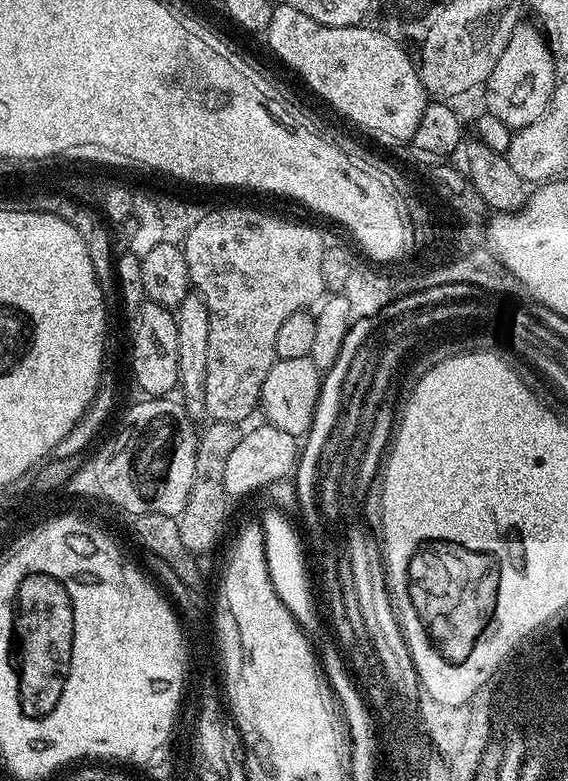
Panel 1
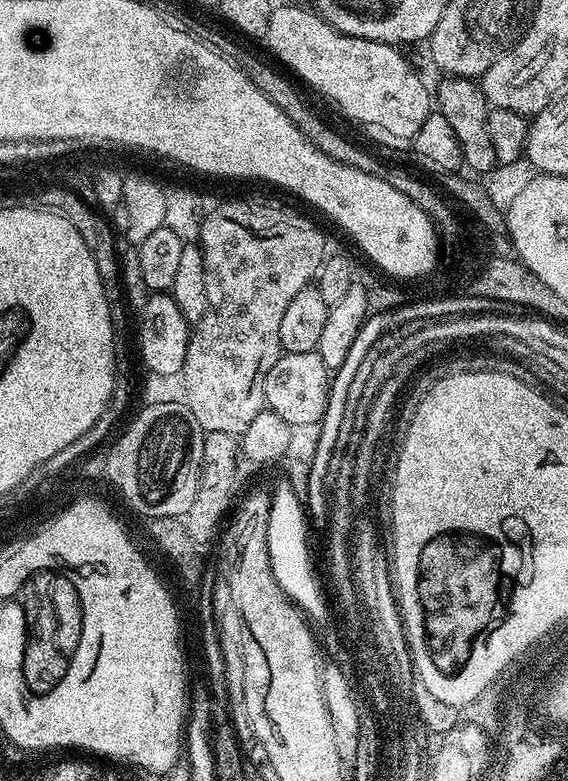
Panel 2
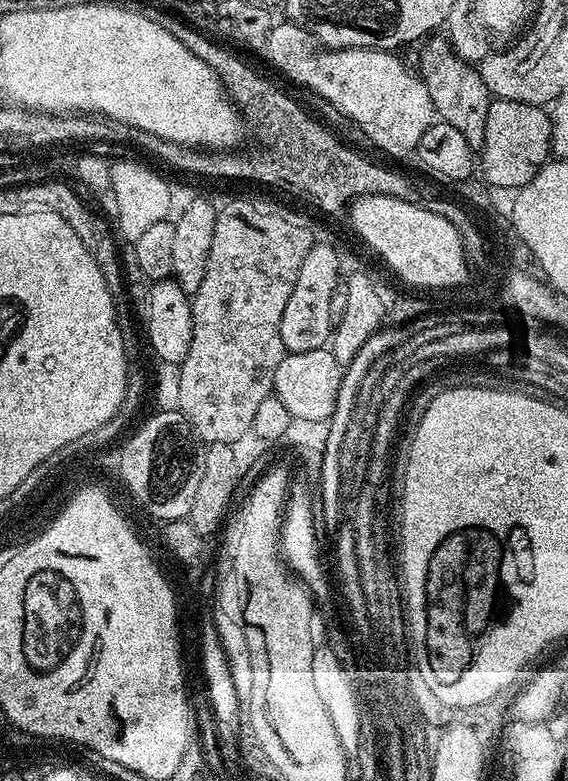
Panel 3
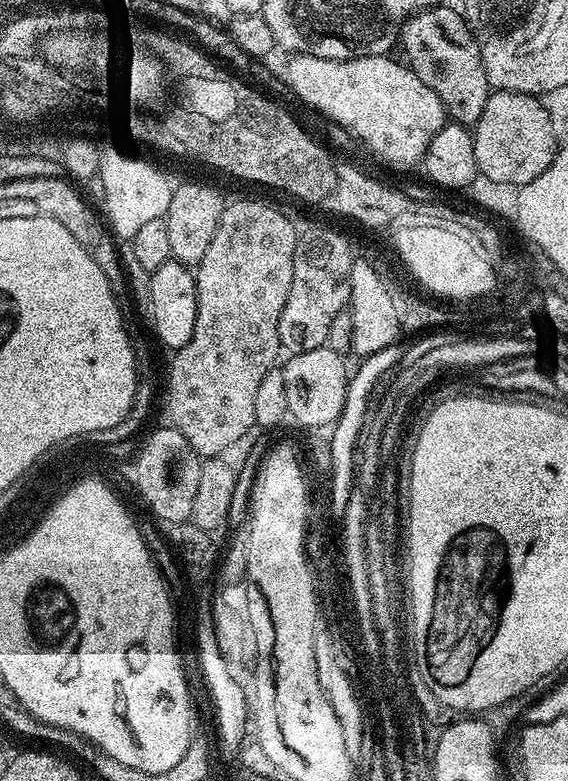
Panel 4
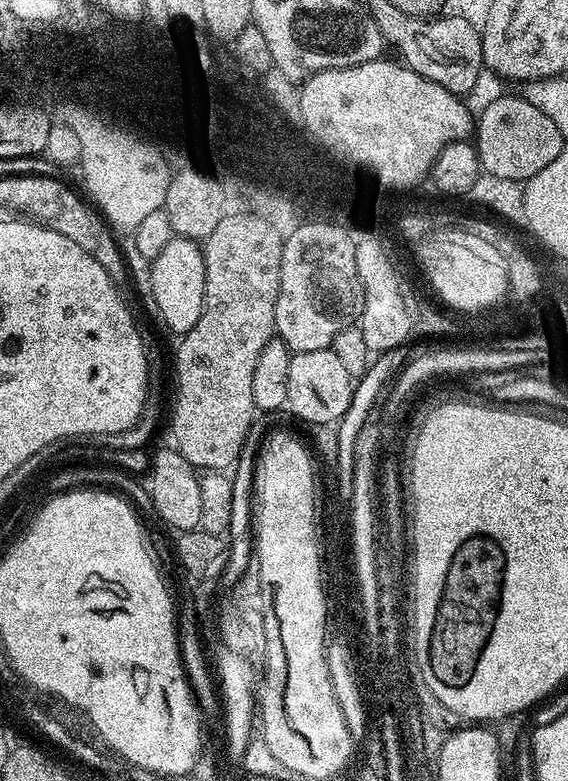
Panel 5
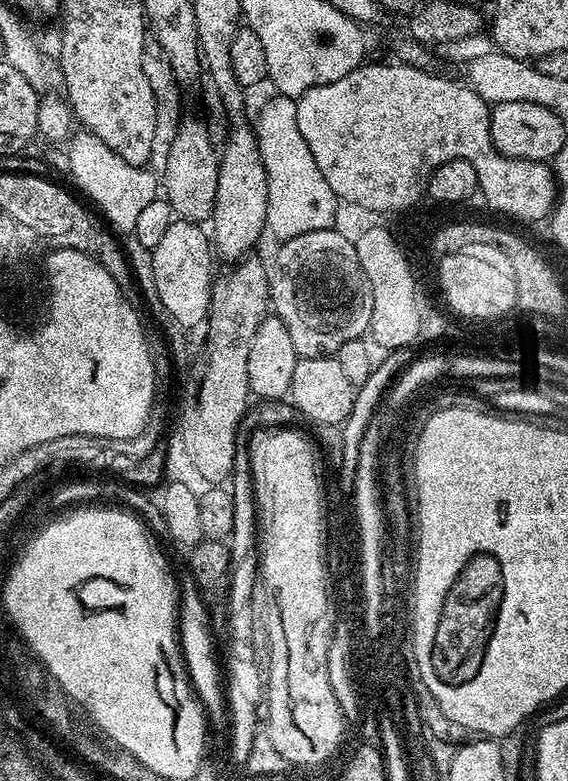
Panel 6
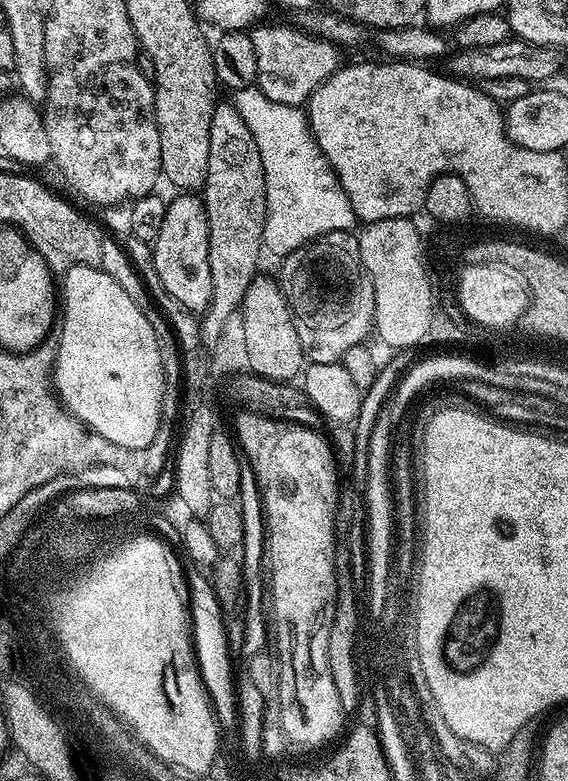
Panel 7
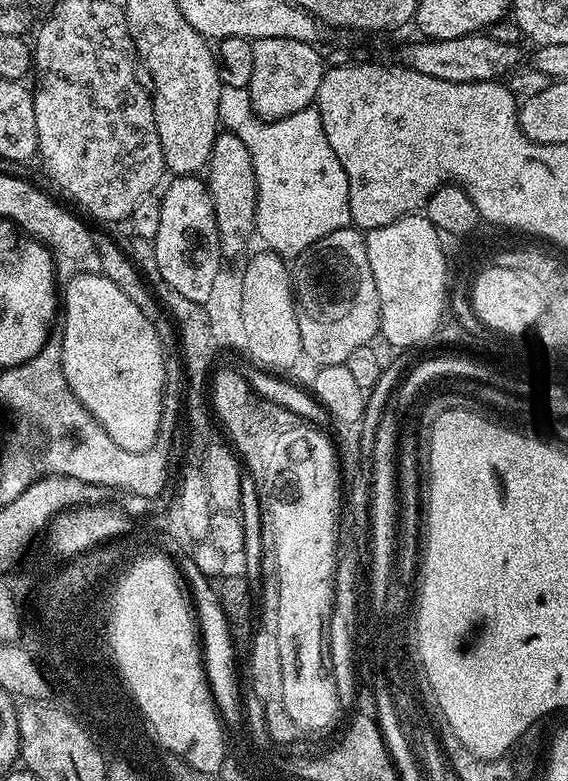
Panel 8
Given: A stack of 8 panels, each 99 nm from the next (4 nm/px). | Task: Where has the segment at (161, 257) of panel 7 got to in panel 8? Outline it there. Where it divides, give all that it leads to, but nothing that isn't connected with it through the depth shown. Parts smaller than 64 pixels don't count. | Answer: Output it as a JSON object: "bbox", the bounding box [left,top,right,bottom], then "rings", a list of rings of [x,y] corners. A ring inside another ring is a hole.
{"bbox":[154,175,222,305],"rings":[[[199,175],[176,176],[167,181],[160,196],[162,219],[154,241],[158,270],[178,294],[201,305],[210,298],[214,280],[222,269],[222,249],[216,225],[214,202],[208,185]]]}

